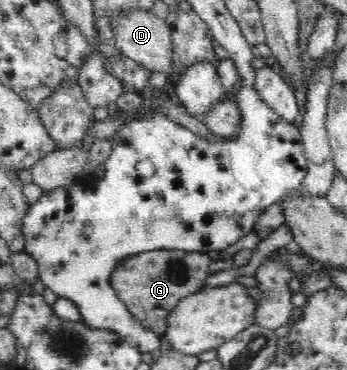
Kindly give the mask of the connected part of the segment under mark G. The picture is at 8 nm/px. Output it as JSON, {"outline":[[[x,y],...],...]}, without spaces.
{"outline":[[[153,250],[130,255],[119,263],[111,276],[111,283],[117,296],[126,304],[130,312],[140,323],[162,336],[167,324],[169,312],[188,294],[198,292],[205,286],[204,279],[210,275],[207,271],[210,255],[206,252],[186,252],[185,250]]]}

